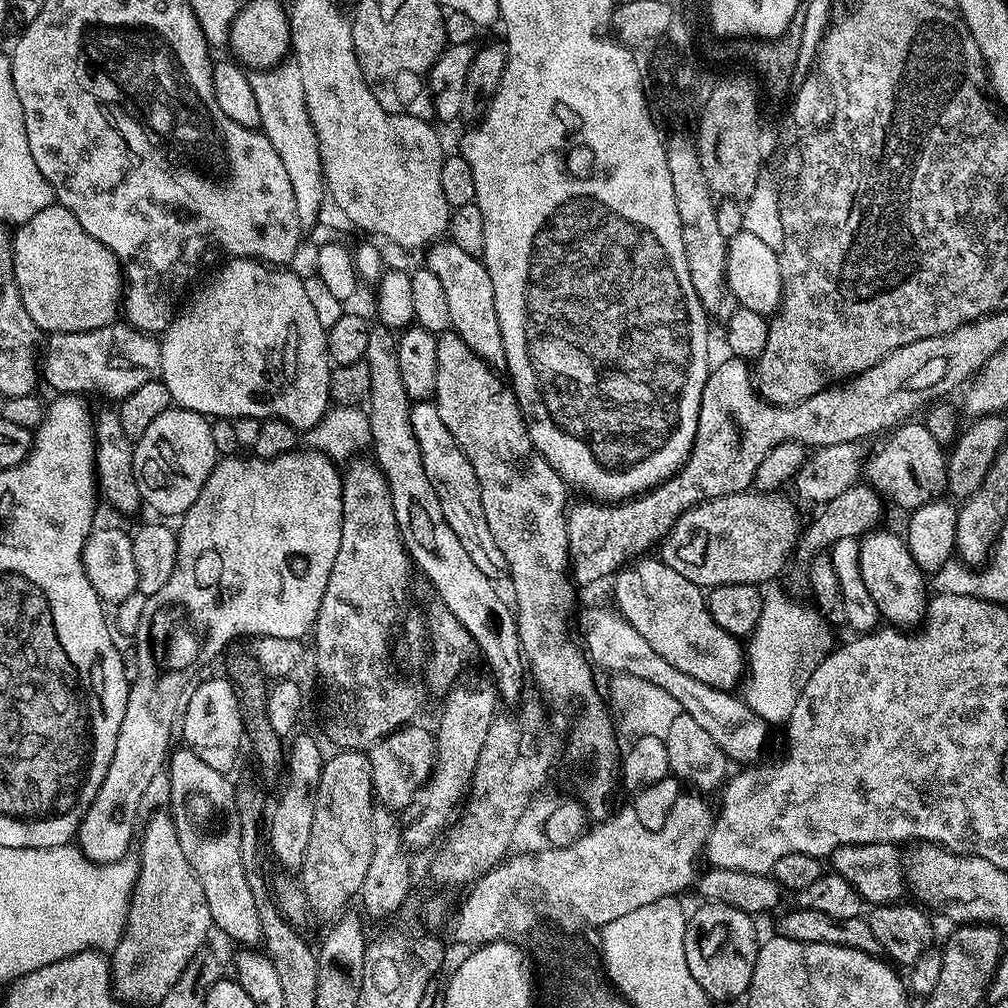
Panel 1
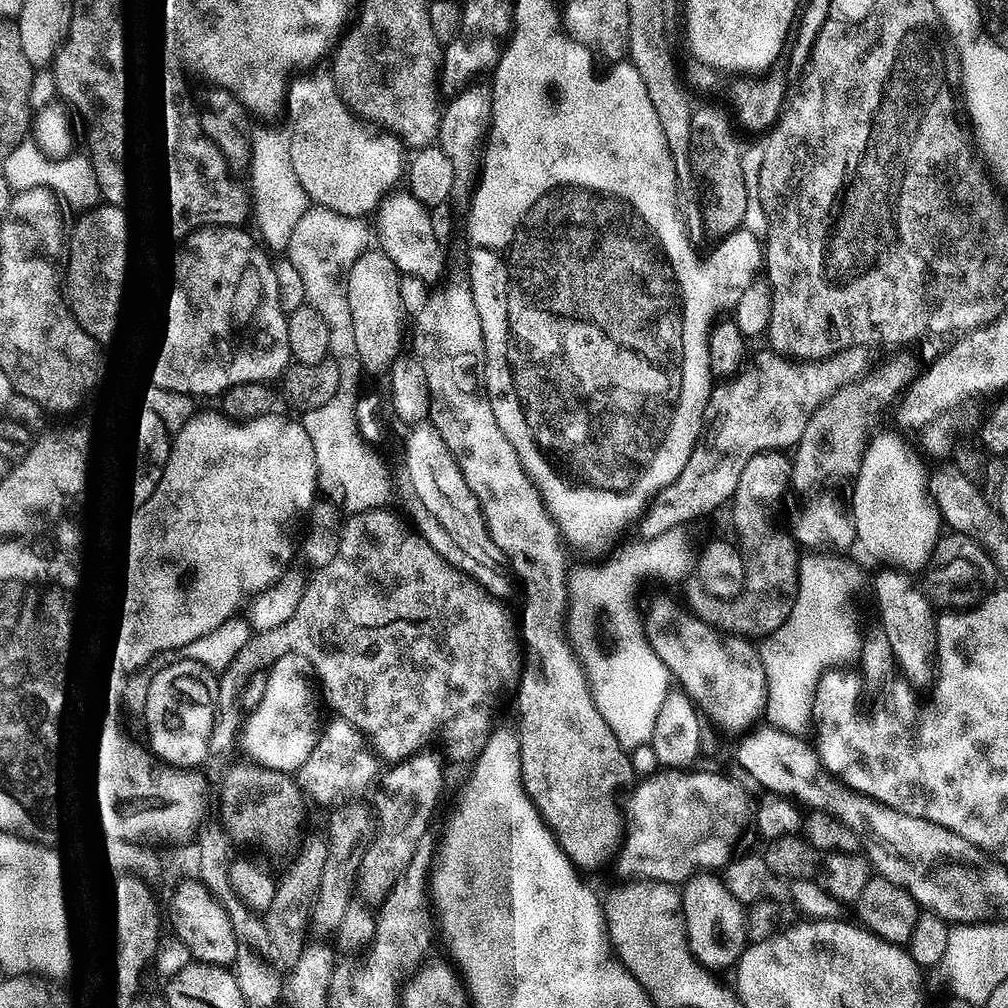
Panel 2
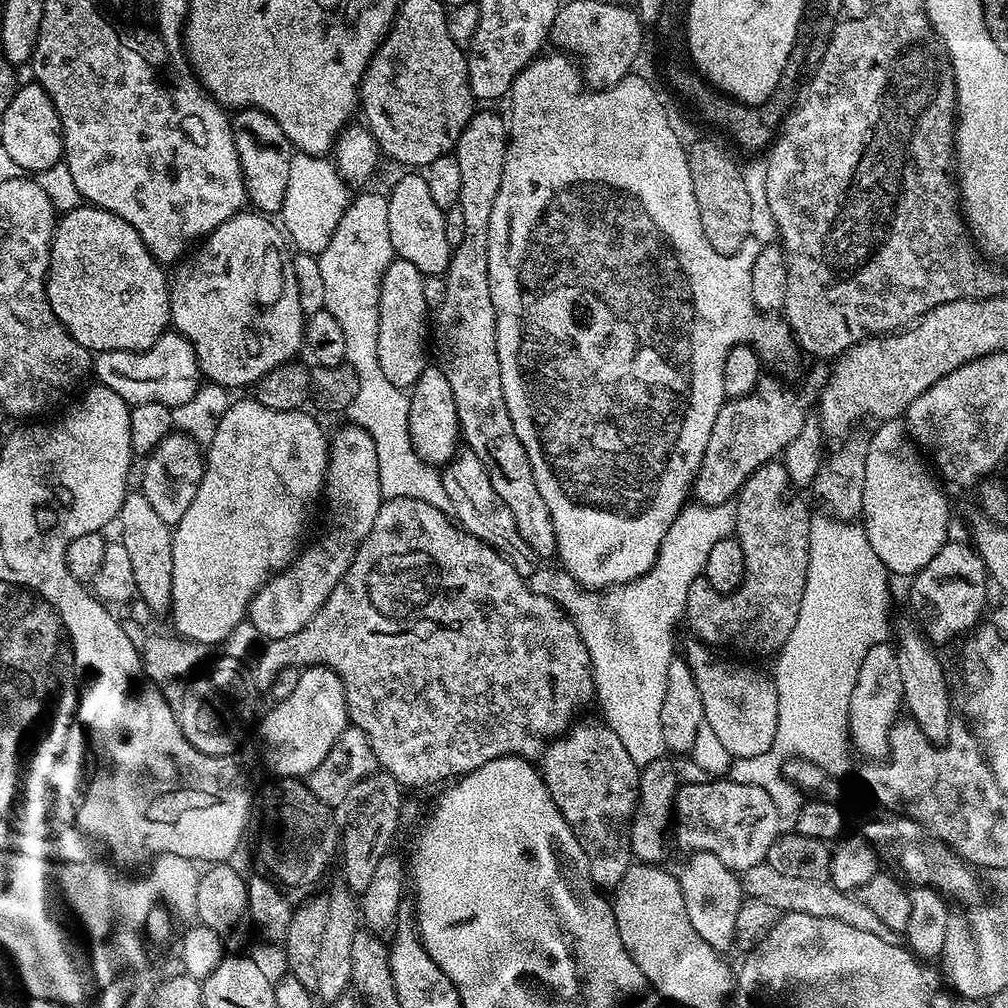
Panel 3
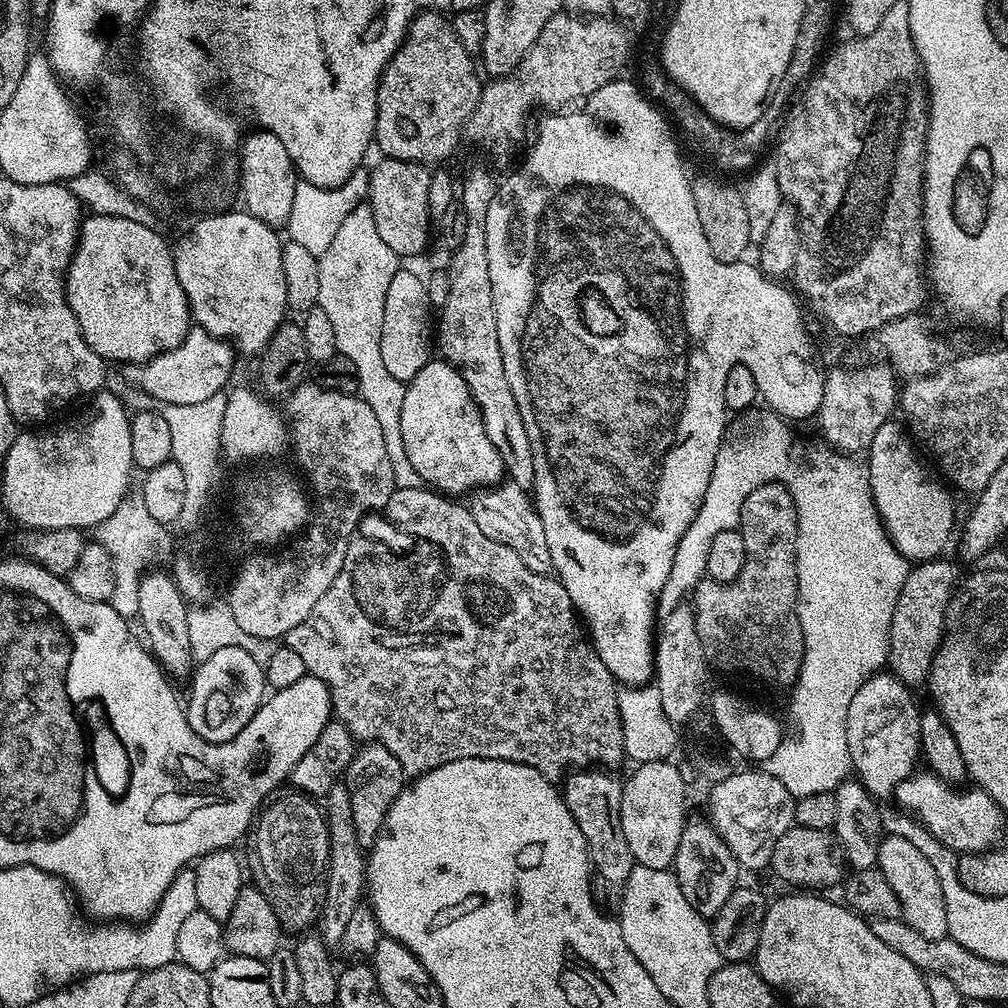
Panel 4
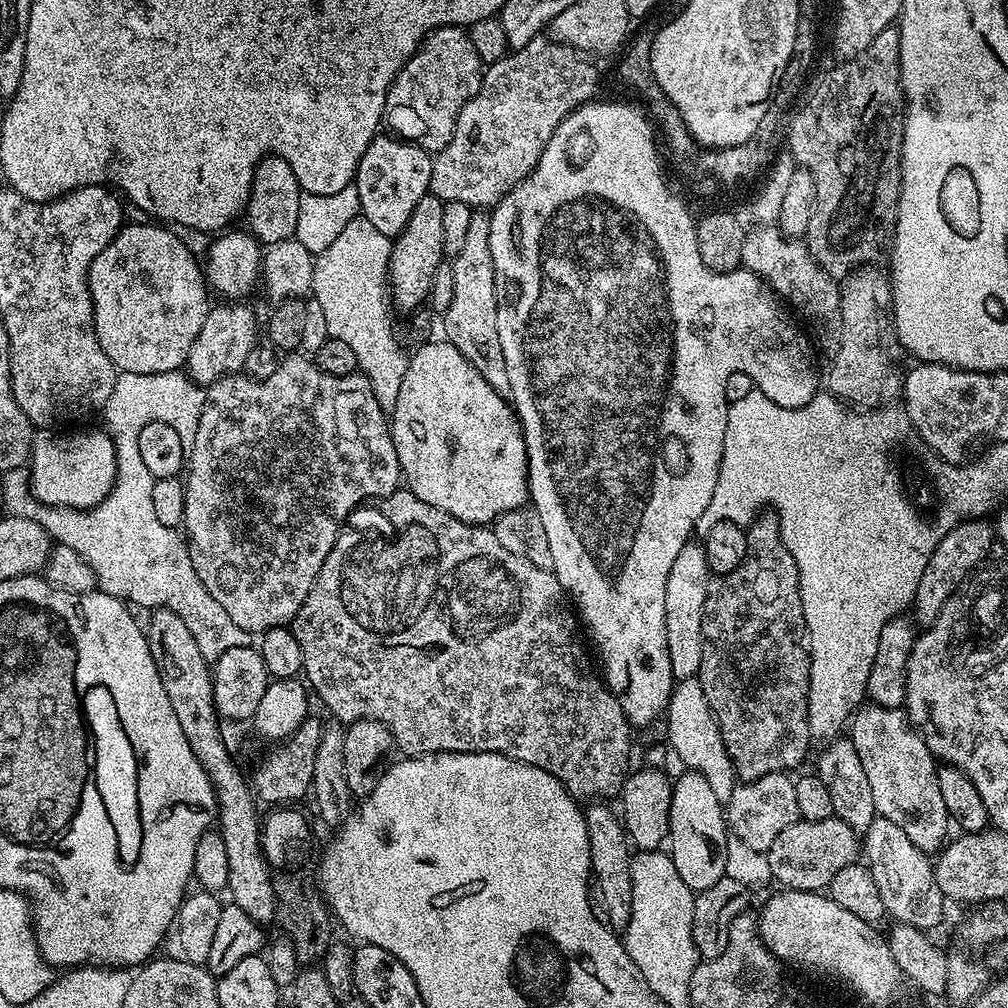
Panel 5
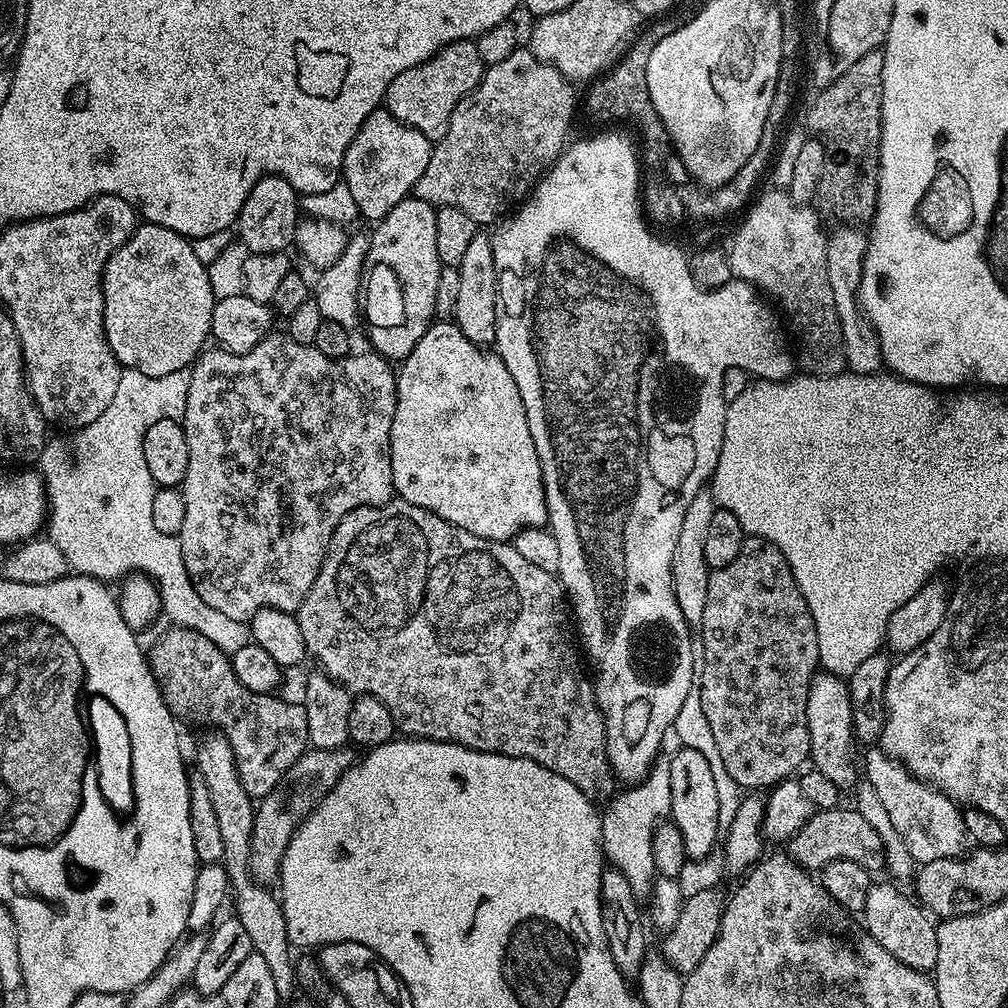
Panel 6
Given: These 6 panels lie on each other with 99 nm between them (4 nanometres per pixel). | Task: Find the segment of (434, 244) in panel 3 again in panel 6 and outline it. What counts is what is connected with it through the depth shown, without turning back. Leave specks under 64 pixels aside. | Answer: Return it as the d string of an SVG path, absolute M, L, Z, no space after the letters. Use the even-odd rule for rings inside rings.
M377 110L362 122L354 142L346 150L342 181L350 188L351 197L361 217L379 222L398 202L413 195L418 178L430 166L433 141L418 130L406 126L386 110Z

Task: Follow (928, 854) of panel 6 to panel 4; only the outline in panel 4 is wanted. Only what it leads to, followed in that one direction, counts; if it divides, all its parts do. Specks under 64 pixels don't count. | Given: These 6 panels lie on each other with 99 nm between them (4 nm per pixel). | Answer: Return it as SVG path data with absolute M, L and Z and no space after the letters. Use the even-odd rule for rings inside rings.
M879 670L866 682L862 682L862 686L858 686L858 694L854 694L846 710L846 746L850 750L852 770L865 790L872 793L873 797L891 797L898 785L907 776L917 771L918 761L922 756L920 751L921 709L916 708L916 700L912 697L912 692L913 689L903 684L897 676L893 676L891 671Z

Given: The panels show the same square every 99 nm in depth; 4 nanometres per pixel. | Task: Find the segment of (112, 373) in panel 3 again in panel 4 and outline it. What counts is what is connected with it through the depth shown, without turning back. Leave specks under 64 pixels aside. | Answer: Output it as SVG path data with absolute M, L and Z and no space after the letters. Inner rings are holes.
M194 324L188 329L182 343L178 344L174 350L164 351L144 364L123 365L122 372L124 372L124 376L128 381L138 384L148 395L162 401L163 405L197 404L227 387L226 384L234 368L234 358L236 358L236 352L229 341L209 336L206 330Z

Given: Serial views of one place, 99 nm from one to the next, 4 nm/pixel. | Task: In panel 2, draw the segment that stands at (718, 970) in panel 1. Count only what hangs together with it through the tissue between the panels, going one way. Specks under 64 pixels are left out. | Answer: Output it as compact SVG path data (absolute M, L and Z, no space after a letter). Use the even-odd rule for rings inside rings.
M698 874L694 876L683 885L682 895L684 897L684 929L688 935L688 945L692 951L692 957L694 957L695 960L703 966L703 968L707 968L709 970L717 970L716 968L728 968L728 970L735 969L736 965L740 962L741 954L744 953L745 948L747 948L750 943L750 937L748 934L748 913L745 905L740 904L738 902L738 898L734 898L734 894L730 894L730 890L726 890L723 879L716 874Z

